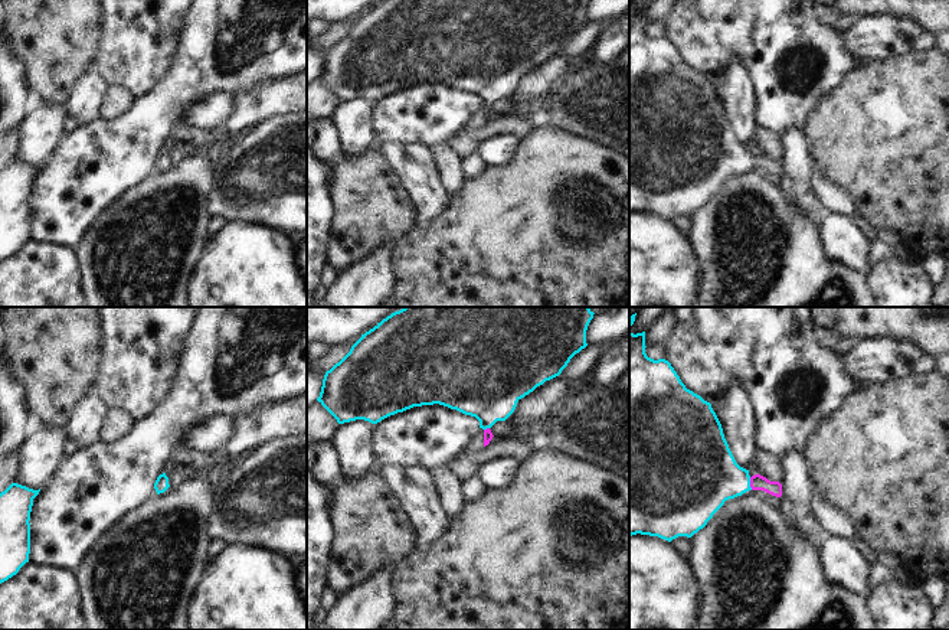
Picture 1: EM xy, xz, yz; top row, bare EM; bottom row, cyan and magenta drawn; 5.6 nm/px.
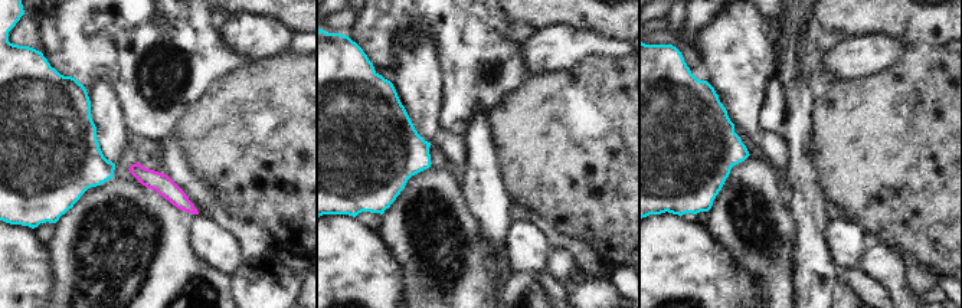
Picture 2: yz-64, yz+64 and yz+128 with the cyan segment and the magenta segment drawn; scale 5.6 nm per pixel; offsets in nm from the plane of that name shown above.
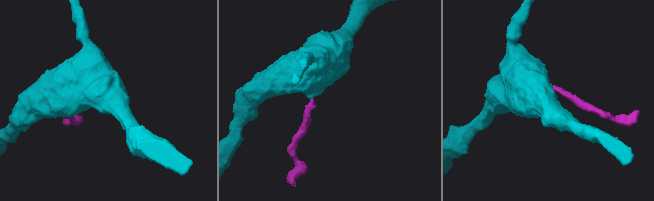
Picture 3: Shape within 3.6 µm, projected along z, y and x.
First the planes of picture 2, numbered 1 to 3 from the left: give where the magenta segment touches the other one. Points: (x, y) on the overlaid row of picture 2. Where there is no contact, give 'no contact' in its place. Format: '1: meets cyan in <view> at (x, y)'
1: no contact
2: no contact
3: no contact

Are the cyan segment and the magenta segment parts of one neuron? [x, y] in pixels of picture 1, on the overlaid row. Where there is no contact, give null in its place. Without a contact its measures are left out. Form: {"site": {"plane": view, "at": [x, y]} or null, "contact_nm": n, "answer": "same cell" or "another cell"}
{"site": {"plane": "yz", "at": [749, 483]}, "contact_nm": 70, "answer": "same cell"}

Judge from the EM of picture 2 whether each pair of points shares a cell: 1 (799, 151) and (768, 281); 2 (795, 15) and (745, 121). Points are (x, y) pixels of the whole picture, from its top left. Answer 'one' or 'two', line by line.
1: two
2: two

